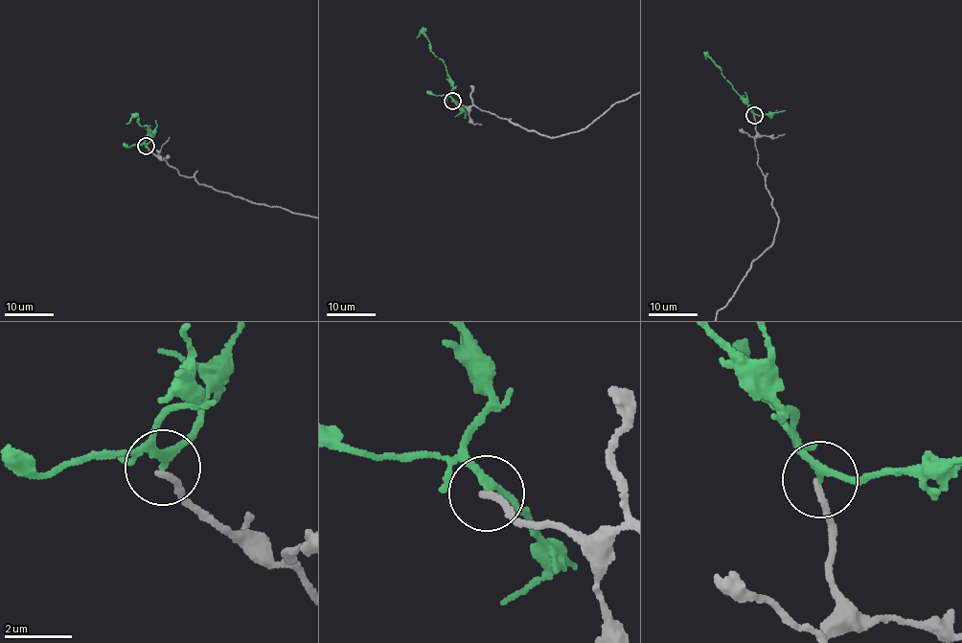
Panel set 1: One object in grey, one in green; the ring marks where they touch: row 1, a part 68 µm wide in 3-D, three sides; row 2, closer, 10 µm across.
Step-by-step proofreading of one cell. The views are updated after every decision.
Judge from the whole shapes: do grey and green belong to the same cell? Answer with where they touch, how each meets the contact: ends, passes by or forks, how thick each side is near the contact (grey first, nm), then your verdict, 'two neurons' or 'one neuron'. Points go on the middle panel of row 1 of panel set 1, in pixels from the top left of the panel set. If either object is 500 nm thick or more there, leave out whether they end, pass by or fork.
place (452, 101); grey ends; green passes by; calibres 190 and 180 nm; two neurons

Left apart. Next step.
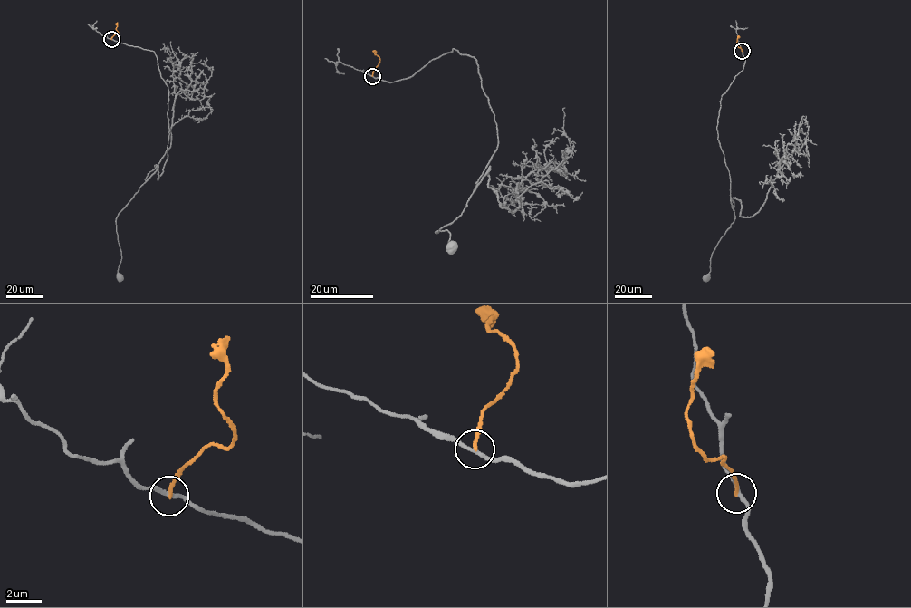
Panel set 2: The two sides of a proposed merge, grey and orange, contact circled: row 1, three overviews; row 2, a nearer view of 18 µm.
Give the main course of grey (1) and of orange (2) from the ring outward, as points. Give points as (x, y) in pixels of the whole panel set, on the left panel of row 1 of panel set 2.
1: (111, 39), (152, 51), (168, 90), (169, 131), (165, 155), (116, 220), (120, 277)
2: (111, 39), (118, 33), (118, 23)

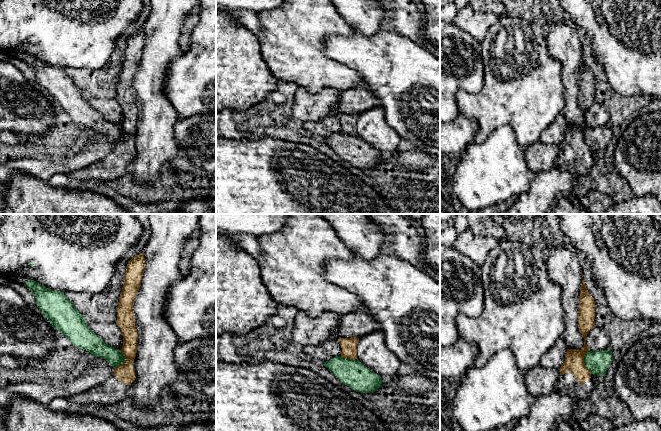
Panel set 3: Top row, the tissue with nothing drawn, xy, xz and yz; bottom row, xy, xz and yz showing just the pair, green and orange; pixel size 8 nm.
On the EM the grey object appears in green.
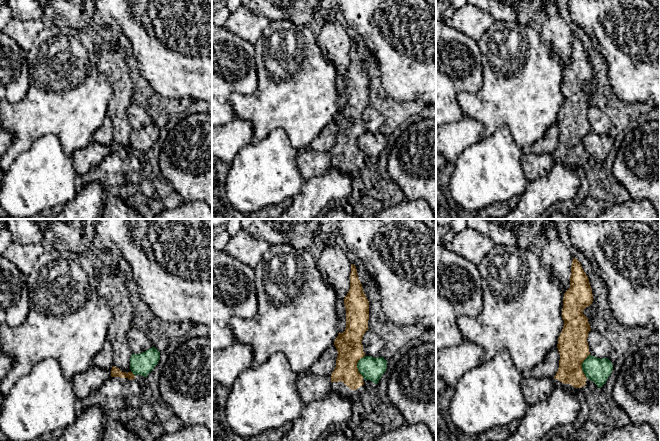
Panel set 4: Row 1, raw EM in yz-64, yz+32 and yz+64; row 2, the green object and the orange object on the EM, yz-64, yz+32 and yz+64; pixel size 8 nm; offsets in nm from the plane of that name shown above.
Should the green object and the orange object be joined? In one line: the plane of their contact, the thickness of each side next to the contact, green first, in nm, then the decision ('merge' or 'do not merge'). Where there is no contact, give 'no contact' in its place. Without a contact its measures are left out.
meets green in yz; 190 nm thick on the green side, 160 nm on the other; do not merge

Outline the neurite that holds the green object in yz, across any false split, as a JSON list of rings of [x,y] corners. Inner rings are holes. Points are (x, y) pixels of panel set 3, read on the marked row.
[[[610,349],[603,351],[588,351],[584,356],[584,364],[593,375],[604,376],[613,360]]]

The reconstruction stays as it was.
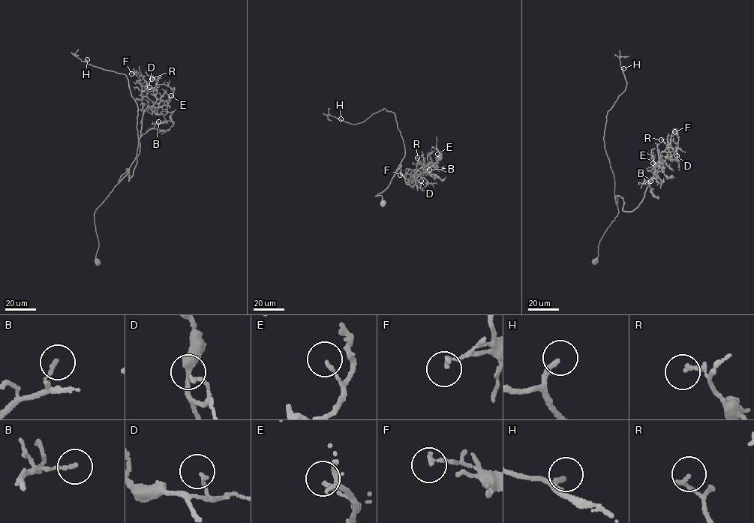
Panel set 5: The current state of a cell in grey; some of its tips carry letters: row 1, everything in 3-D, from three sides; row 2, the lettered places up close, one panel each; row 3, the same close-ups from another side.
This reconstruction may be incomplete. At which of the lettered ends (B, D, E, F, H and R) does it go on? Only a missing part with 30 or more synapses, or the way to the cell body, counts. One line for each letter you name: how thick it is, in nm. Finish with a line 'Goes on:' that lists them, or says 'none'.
H: 180 nm thick
Goes on: H

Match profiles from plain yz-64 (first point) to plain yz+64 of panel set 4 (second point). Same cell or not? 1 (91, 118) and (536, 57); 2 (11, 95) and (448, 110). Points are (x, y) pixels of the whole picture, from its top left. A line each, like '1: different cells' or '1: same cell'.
1: same cell
2: same cell

